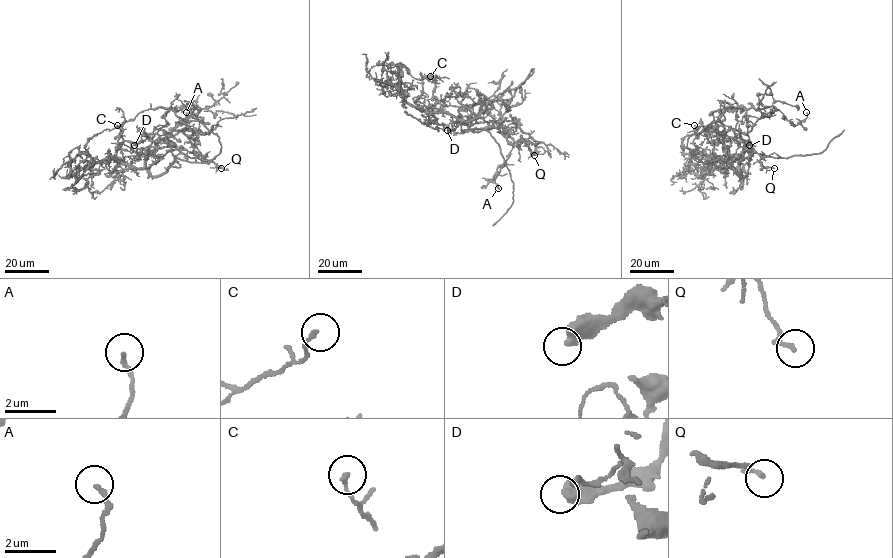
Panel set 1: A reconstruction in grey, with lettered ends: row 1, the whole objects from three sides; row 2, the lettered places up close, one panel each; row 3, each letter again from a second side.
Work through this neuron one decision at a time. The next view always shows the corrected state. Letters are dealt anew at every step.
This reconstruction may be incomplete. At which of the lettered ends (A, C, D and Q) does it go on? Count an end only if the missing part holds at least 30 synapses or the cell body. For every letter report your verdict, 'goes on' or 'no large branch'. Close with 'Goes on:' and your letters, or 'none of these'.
A: no large branch
C: no large branch
D: no large branch
Q: no large branch
Goes on: none of these

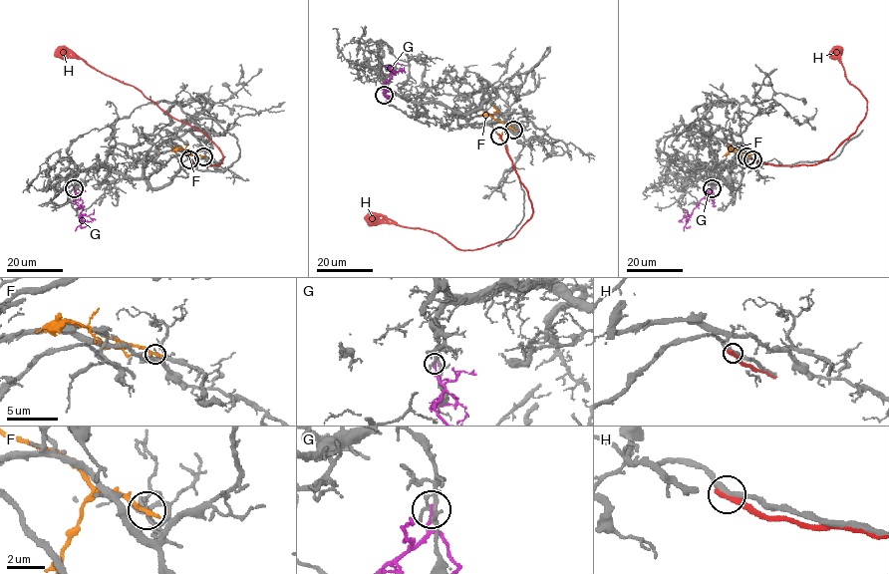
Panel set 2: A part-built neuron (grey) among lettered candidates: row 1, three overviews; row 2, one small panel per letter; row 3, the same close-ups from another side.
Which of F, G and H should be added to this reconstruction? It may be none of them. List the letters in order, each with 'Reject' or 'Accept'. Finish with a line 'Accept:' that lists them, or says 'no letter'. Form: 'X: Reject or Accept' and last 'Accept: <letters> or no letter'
F: Reject
G: Reject
H: Reject
Accept: no letter

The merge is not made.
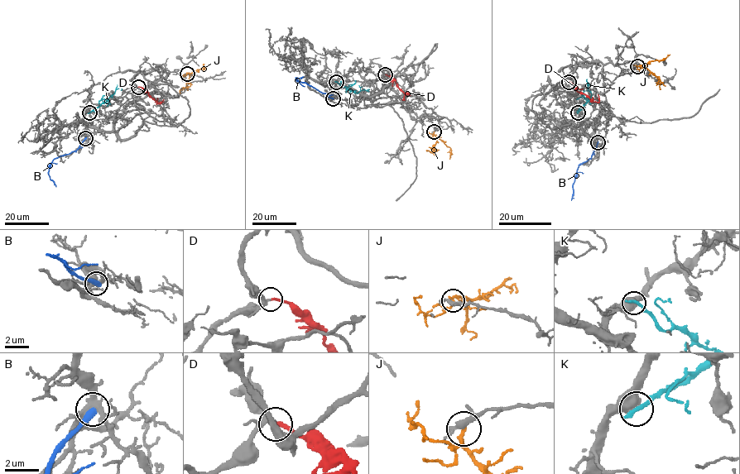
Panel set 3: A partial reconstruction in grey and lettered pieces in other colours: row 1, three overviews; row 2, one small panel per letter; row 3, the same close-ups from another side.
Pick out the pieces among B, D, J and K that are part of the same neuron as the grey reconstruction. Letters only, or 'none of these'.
D

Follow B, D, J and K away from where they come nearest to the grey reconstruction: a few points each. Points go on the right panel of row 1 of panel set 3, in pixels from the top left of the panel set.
B: (598, 142), (590, 158), (577, 168), (571, 200)
D: (569, 81), (593, 101), (599, 101), (598, 94)
J: (637, 65), (645, 66), (662, 82), (660, 84), (660, 89)
K: (578, 112), (591, 96), (589, 86)

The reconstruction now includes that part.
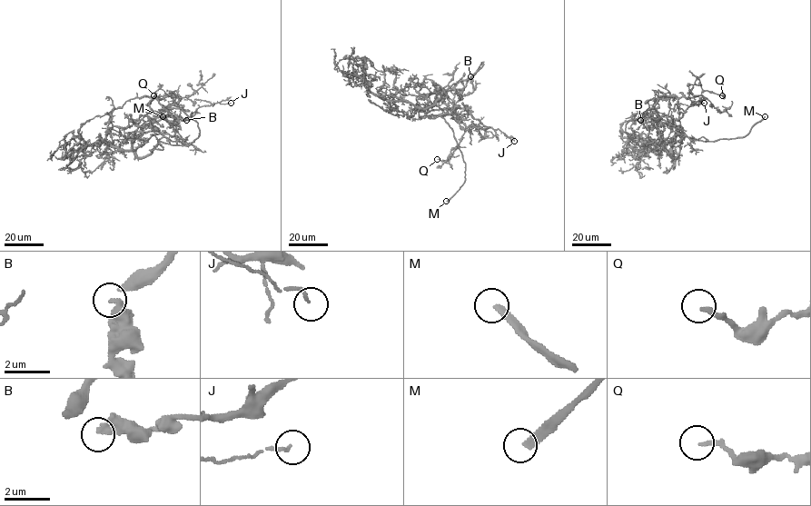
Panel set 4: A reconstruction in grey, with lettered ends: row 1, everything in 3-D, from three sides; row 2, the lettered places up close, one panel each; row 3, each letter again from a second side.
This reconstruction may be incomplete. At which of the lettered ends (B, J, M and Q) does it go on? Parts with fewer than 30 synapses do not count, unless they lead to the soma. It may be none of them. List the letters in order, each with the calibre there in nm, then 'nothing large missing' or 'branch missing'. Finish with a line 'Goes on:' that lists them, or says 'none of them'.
B: calibre 340 nm; nothing large missing
J: calibre 110 nm; nothing large missing
M: calibre 260 nm; branch missing
Q: calibre 190 nm; nothing large missing
Goes on: M

